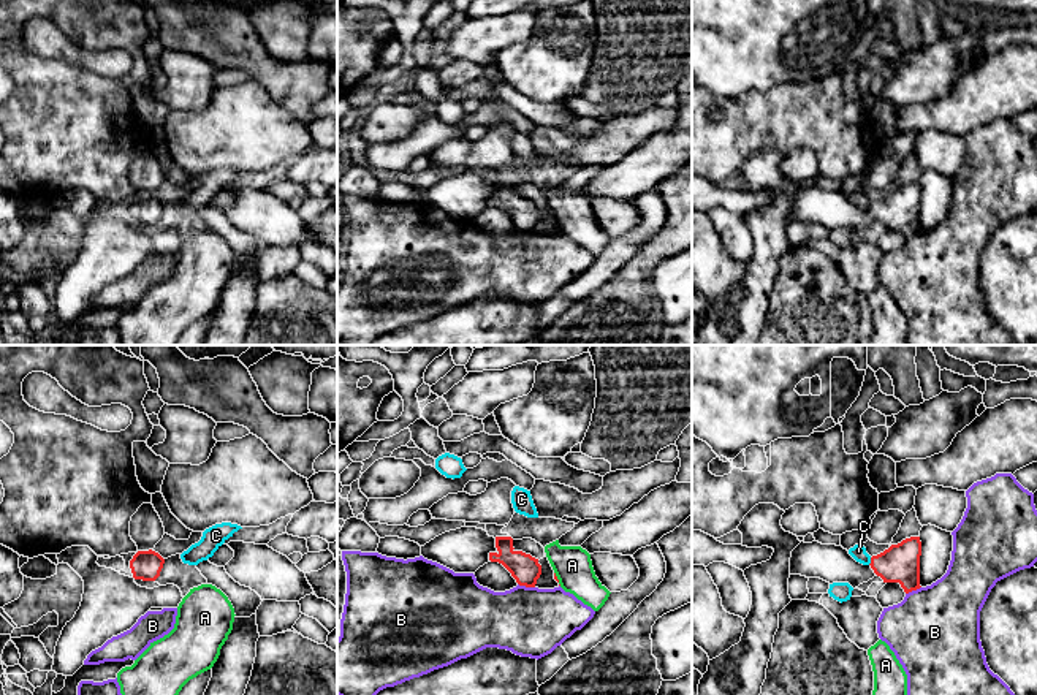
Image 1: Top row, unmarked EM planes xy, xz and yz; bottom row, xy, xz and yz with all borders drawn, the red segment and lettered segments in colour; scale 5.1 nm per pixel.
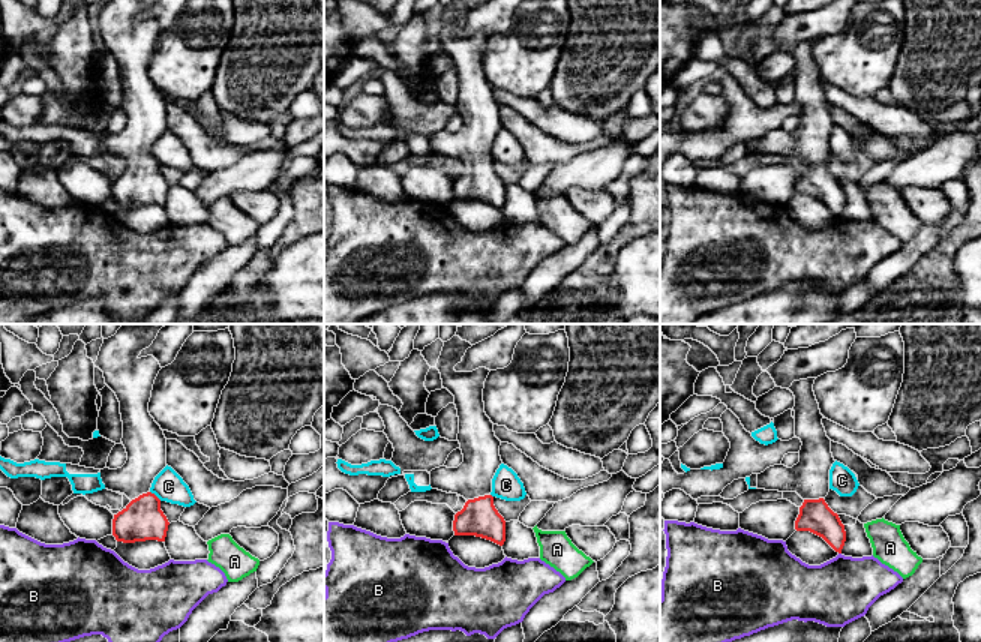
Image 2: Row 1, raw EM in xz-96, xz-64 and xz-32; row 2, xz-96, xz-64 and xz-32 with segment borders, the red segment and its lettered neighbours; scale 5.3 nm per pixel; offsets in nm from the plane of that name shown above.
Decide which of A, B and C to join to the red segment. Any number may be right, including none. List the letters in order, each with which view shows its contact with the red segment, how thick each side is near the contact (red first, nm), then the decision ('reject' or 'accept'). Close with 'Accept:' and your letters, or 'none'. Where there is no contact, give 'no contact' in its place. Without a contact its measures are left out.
A: xz | 20/190 nm | reject
B: xz | 150/360 nm | reject
C: yz | 190/80 nm | reject
Accept: none

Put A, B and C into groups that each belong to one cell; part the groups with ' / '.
A / B / C

